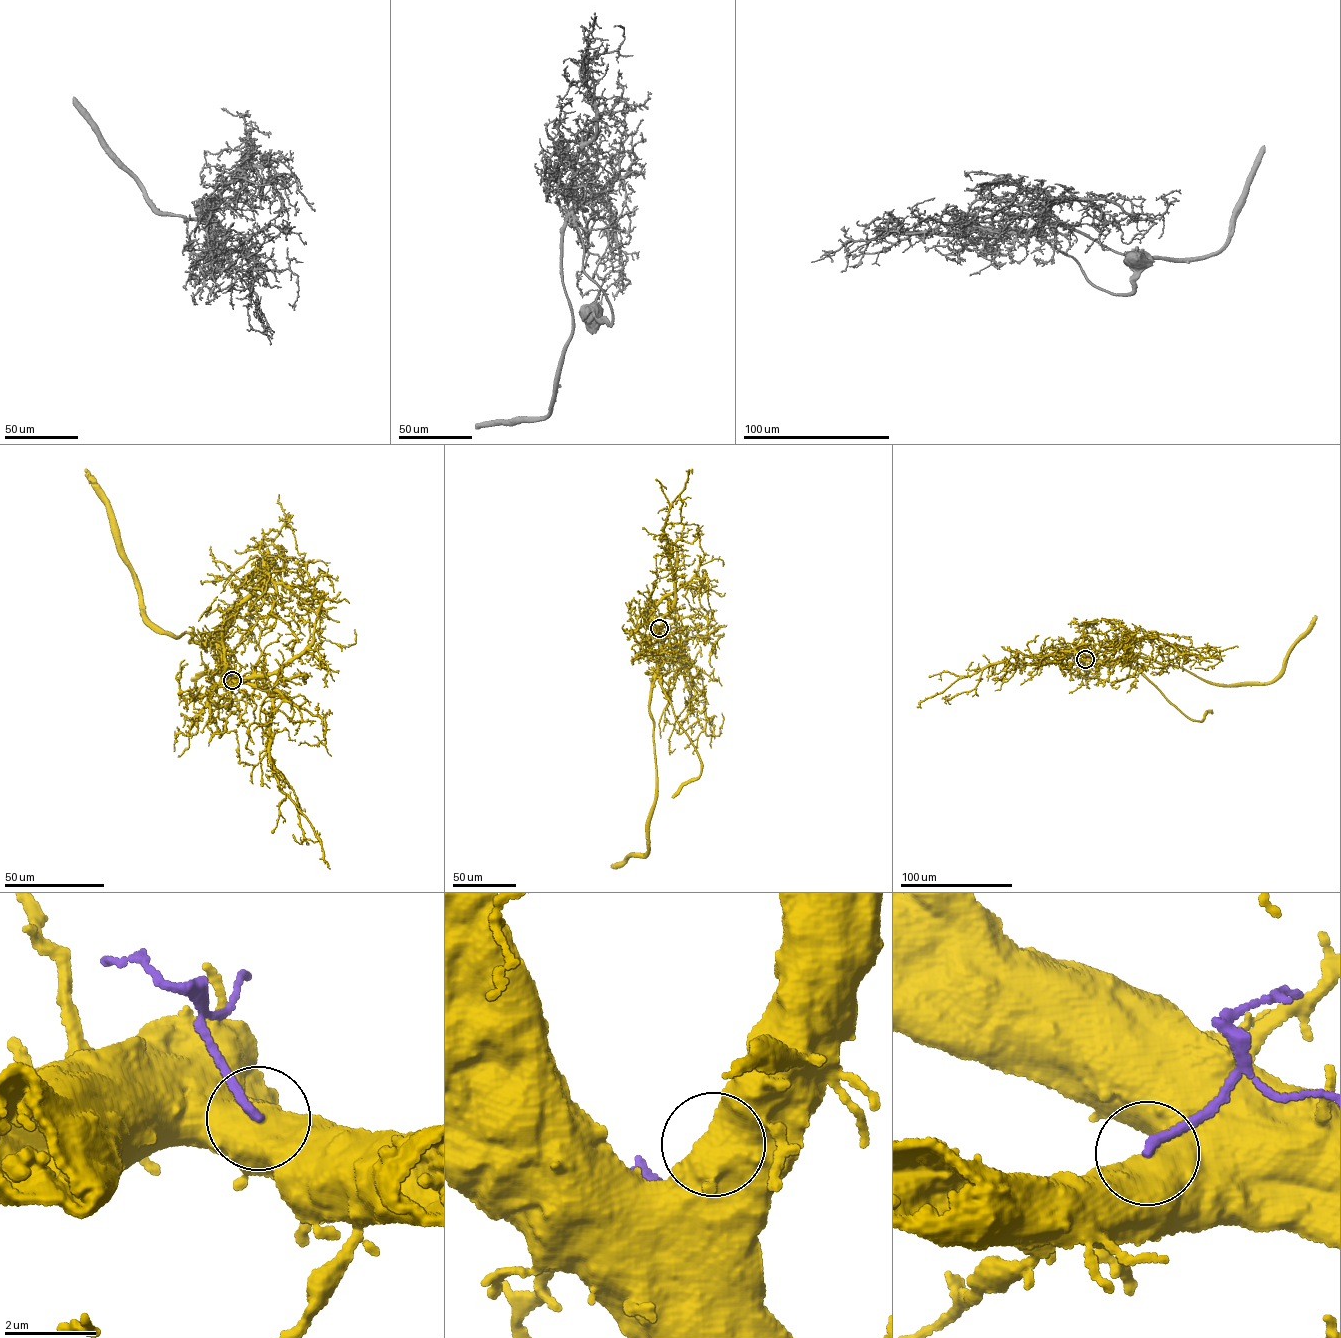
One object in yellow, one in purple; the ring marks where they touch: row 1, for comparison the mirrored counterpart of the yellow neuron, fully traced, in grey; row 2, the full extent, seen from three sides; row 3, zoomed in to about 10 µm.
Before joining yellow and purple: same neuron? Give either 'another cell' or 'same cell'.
another cell

